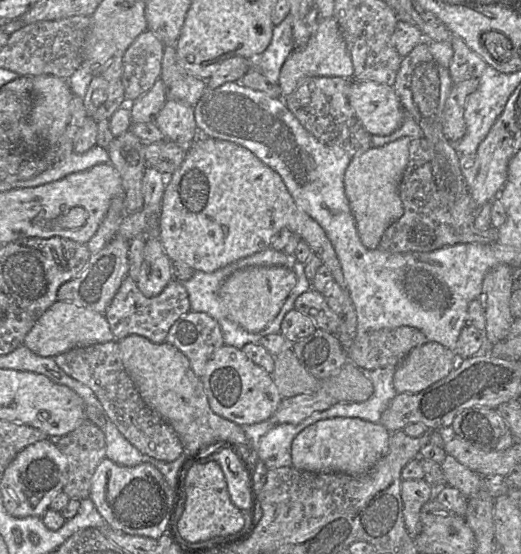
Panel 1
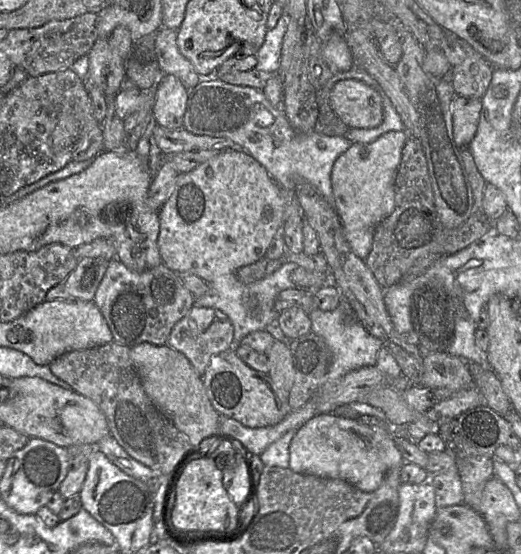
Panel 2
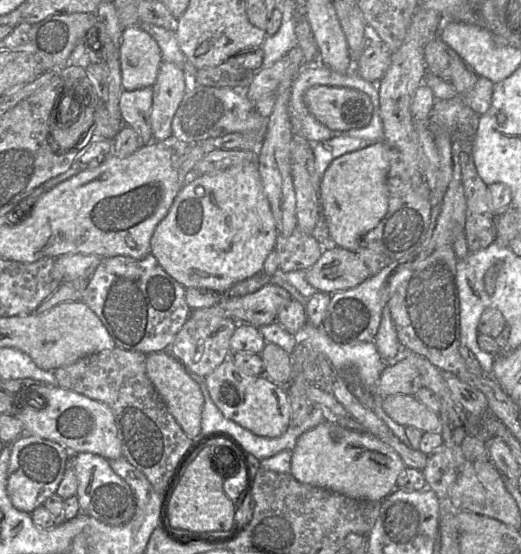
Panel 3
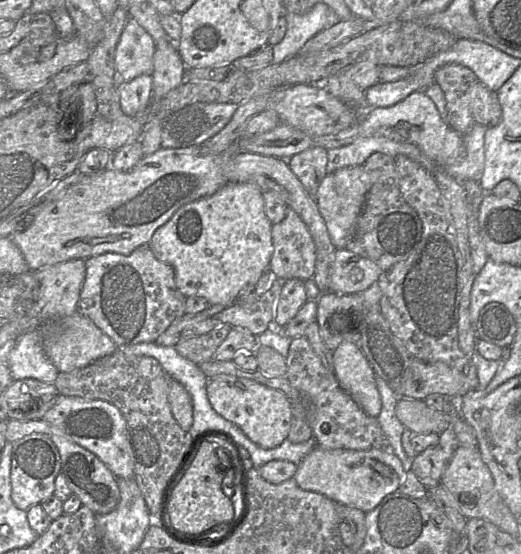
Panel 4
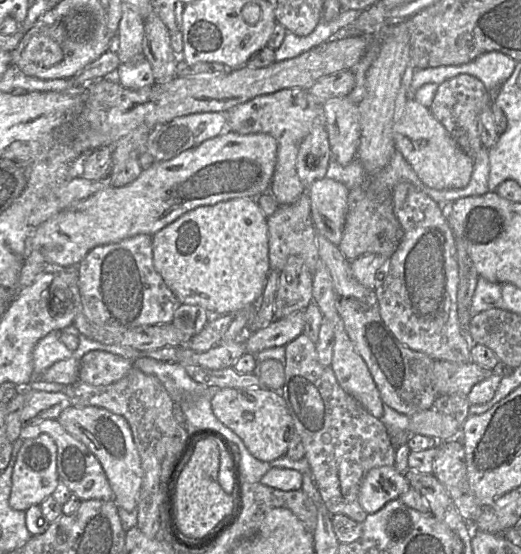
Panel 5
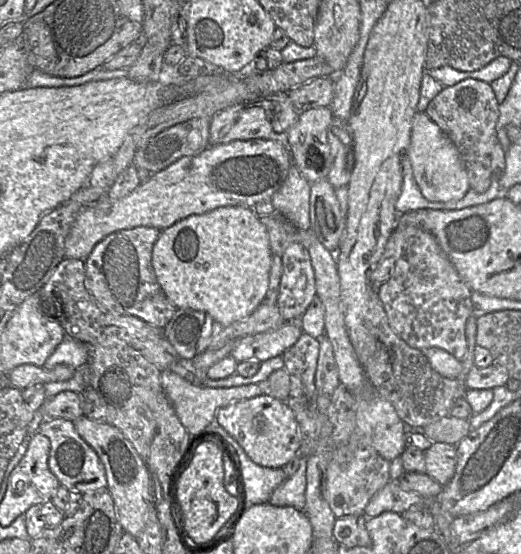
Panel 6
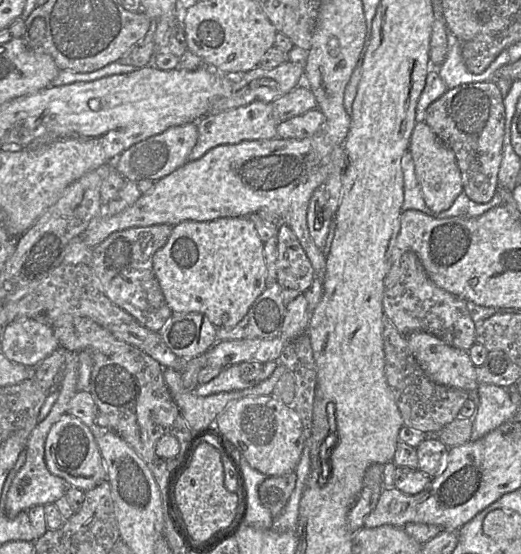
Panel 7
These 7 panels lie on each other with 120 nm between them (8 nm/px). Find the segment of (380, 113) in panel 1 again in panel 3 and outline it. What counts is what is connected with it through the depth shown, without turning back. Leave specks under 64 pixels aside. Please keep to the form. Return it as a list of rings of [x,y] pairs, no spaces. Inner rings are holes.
[[[313,86],[303,99],[309,113],[336,133],[364,128],[373,117],[370,97],[353,88]]]

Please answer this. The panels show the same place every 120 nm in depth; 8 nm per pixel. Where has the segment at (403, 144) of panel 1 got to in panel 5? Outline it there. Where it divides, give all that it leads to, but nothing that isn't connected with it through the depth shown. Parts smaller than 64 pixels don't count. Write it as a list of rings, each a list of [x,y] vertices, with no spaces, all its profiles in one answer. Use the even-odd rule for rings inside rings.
[[[324,177],[313,182],[308,195],[316,232],[338,246],[346,221],[349,190],[341,182]]]

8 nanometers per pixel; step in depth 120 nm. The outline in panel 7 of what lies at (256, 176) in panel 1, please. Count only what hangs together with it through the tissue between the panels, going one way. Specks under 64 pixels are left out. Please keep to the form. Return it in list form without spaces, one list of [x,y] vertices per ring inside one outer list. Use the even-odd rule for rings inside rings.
[[[248,217],[173,226],[167,243],[153,256],[153,270],[173,314],[201,313],[216,328],[236,326],[267,288],[264,243]]]

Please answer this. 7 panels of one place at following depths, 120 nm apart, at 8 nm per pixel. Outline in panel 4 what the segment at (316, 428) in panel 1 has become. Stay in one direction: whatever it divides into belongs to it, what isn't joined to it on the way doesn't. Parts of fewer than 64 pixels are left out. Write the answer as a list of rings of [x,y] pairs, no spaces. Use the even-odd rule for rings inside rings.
[[[316,445],[297,465],[293,479],[302,490],[322,494],[338,504],[356,508],[367,513],[375,509],[386,496],[398,491],[400,485],[404,482],[406,473],[405,465],[391,451],[381,451],[379,449],[331,450]]]

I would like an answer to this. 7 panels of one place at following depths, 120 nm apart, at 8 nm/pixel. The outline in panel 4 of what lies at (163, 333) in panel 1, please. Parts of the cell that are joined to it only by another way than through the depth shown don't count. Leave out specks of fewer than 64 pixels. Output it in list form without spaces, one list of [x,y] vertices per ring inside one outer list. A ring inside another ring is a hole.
[[[149,244],[129,255],[108,252],[85,260],[86,276],[80,293],[79,312],[88,317],[119,346],[155,343],[156,339],[177,319],[185,315],[186,297],[179,291],[171,266],[159,261]]]

